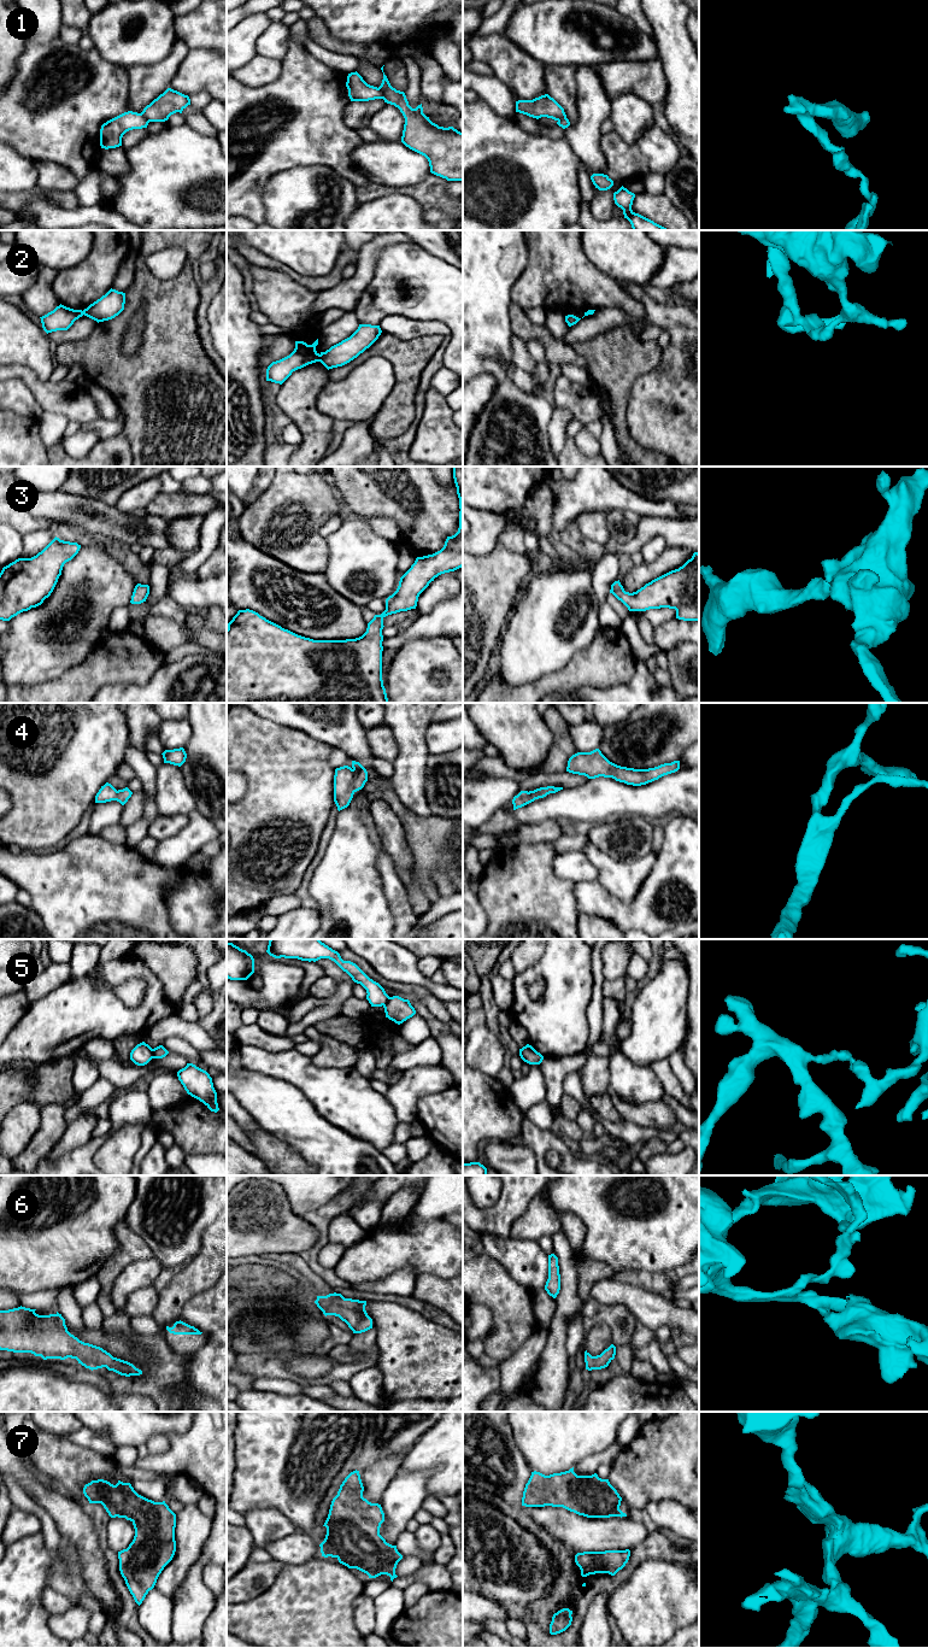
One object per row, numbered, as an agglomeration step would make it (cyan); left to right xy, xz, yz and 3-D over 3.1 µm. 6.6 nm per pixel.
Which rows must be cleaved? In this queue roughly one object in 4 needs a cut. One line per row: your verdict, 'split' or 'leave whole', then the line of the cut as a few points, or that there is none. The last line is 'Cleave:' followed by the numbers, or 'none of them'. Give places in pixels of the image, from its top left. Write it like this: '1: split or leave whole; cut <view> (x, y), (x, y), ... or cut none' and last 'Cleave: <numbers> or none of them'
1: split; cut xz (377, 88), (382, 98)
2: split; cut xz (319, 355), (317, 361)
3: leave whole; cut none
4: leave whole; cut none
5: split; cut xy (151, 1049), (153, 1057)
6: leave whole; cut none
7: leave whole; cut none
Cleave: 1, 2, 5

